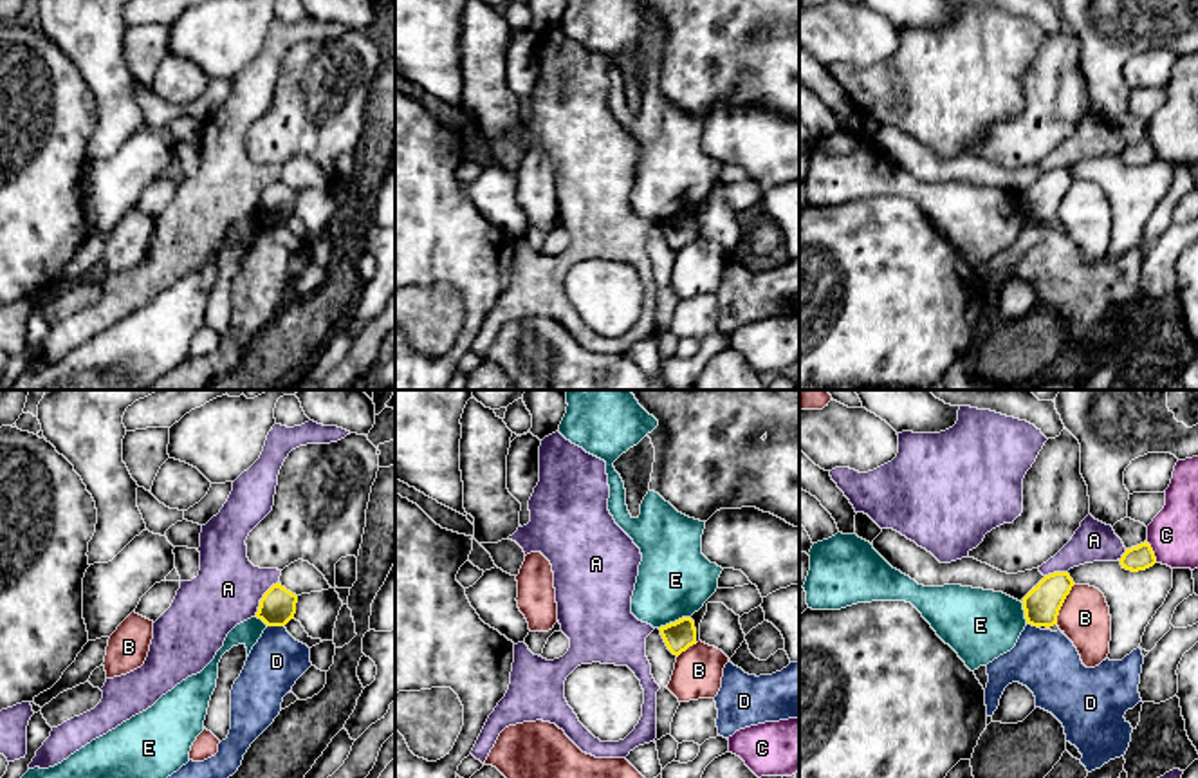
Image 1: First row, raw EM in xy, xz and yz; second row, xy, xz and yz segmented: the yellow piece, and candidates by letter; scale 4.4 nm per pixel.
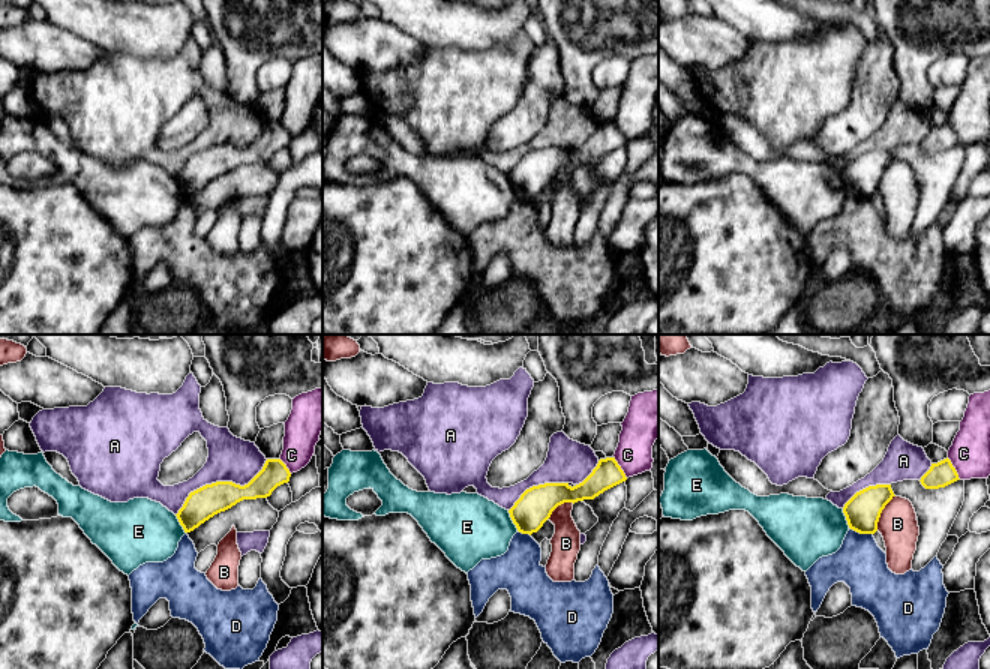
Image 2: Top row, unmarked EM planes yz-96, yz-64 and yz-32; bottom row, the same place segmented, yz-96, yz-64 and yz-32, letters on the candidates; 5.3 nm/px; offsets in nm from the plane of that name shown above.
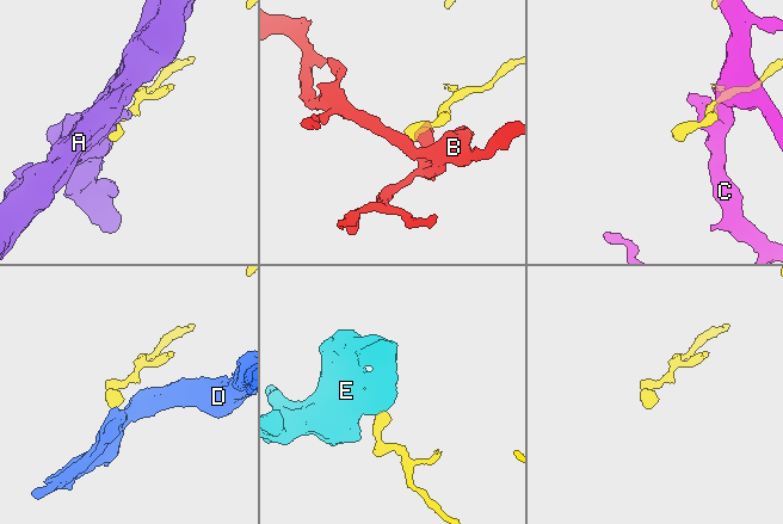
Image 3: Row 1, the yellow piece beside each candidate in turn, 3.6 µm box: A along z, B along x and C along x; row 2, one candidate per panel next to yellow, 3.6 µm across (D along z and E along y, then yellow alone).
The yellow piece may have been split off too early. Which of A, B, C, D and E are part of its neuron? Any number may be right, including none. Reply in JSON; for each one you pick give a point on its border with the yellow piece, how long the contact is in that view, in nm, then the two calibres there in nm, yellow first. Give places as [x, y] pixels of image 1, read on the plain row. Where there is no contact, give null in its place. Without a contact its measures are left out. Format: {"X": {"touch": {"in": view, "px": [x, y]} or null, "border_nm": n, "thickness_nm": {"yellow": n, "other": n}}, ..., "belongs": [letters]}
{"belongs": []}

